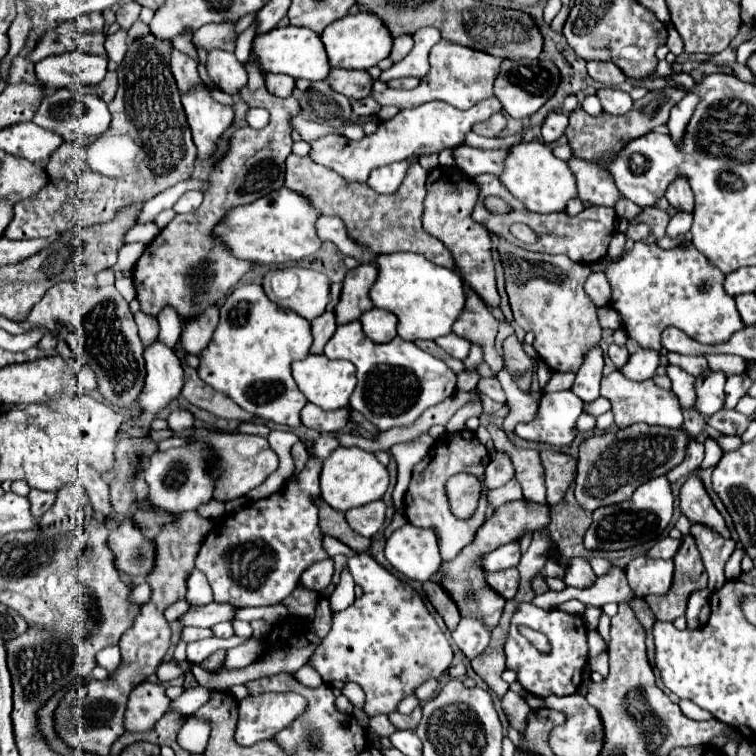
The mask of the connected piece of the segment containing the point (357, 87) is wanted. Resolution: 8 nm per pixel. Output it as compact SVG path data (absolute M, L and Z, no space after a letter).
M332 69L328 83L334 91L346 95L348 99L366 99L372 93L372 77L368 75L368 71Z

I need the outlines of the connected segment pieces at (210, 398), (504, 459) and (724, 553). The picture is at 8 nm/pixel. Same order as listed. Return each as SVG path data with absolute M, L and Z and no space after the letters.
M180 351L178 357L182 361L184 367L184 389L182 389L182 397L186 401L190 401L192 405L210 411L216 417L222 419L236 419L236 421L250 421L252 415L242 411L232 399L228 399L226 395L214 391L210 385L202 383L202 379L198 377L198 371L186 365L186 351Z
M496 450L495 456L486 467L486 485L489 489L496 489L514 478L515 471L506 453Z
M692 525L690 535L696 539L698 551L702 555L706 573L708 573L708 589L718 591L722 583L726 583L724 577L724 565L734 553L734 541L720 537L716 531L710 531L702 525Z

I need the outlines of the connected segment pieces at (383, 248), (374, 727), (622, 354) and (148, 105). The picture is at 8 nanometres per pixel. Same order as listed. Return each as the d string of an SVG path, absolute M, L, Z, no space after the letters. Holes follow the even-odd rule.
M290 155L286 159L286 187L290 187L292 191L300 191L302 195L308 195L310 201L314 201L314 205L324 215L340 217L356 243L366 245L368 249L380 255L396 251L420 253L436 265L458 271L444 243L422 229L420 211L424 211L424 195L426 195L424 181L426 171L418 163L414 163L408 169L402 187L394 195L380 195L366 183L348 183L346 179L340 179L336 171L330 171L328 167L314 163L310 157Z
M374 715L374 717L370 717L370 727L368 729L374 731L376 735L380 735L380 737L388 737L388 735L392 735L396 731L386 715Z
M612 343L610 345L610 349L608 349L608 355L610 355L610 359L612 359L612 363L620 369L620 367L624 367L626 365L626 361L628 361L628 349L626 347L620 347L620 345L616 345L616 343Z
M148 35L128 45L124 61L118 65L118 93L108 105L112 113L110 135L132 135L132 139L148 151L140 163L138 173L110 179L92 173L86 167L86 147L76 143L62 143L46 165L48 185L36 195L14 205L14 219L10 221L4 237L8 239L36 239L50 237L68 229L86 229L92 225L108 223L116 219L116 213L128 205L146 203L154 195L174 187L174 183L186 181L192 175L196 161L196 147L186 123L186 113L180 103L180 93L170 71L170 47L168 41ZM92 179L100 179L100 187L84 187Z

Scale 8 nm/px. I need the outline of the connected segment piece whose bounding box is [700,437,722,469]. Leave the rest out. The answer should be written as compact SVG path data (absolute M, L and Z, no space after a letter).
M706 439L706 443L704 443L704 447L706 447L706 457L704 457L704 461L702 461L702 469L708 469L708 467L714 467L716 463L718 463L718 459L722 457L722 449L718 447L718 443L714 441L714 439Z

